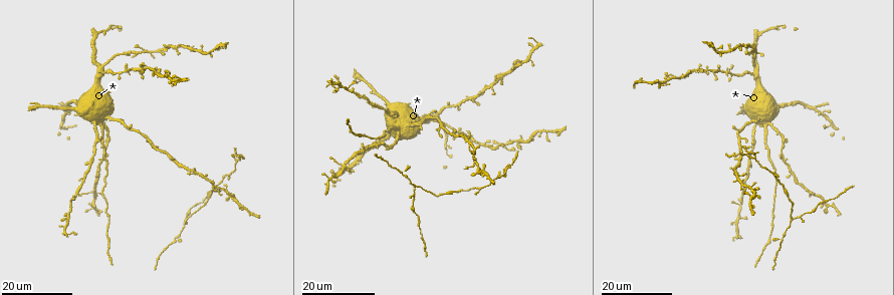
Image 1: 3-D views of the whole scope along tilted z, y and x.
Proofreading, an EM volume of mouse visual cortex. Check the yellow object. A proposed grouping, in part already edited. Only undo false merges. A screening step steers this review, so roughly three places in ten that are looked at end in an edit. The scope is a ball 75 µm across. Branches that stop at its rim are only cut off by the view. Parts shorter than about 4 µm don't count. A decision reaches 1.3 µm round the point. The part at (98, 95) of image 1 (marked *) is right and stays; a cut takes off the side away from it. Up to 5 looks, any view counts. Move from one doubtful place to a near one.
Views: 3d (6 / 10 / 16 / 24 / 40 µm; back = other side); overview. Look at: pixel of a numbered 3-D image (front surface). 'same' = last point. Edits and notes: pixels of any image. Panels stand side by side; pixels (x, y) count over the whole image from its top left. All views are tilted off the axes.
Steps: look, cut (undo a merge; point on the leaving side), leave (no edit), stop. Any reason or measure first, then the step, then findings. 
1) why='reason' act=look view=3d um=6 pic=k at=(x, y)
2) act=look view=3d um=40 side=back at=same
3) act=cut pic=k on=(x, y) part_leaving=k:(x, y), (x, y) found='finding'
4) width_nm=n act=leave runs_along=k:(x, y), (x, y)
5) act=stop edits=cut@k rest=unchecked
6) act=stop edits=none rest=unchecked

why='two arms in line, one across' act=look view=3d um=24 pic=1 at=(771, 171)

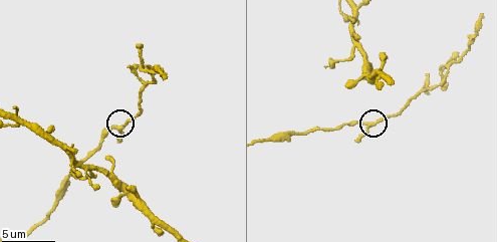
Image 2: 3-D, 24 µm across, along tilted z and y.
act=look view=3d um=10 pic=2 at=(378, 123)

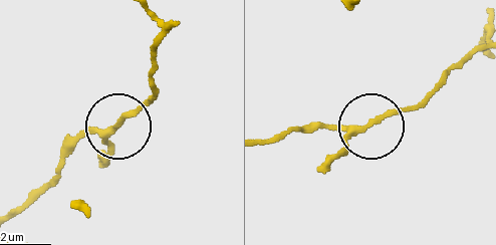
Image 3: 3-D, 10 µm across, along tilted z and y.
width_nm=180 act=leave found='one cell here'

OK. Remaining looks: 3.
why='four or more arms meet' act=look view=3d um=10 pic=2 at=(149, 70)

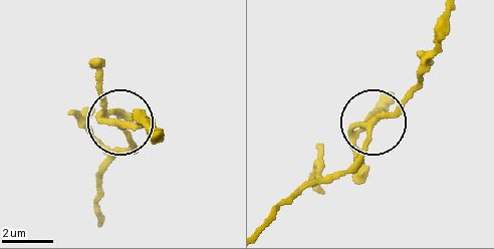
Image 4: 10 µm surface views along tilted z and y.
width_nm=200 act=leave found='continuous, no second cell'

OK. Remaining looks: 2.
why='arms part here' act=look view=3d um=16 pic=2 at=(113, 171)

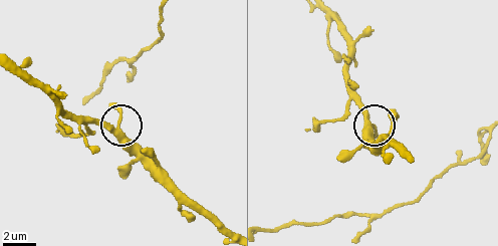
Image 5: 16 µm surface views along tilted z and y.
side_arm_um=13 act=leave found='all the same cell'

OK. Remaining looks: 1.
act=stop edits=none rest=unchecked

